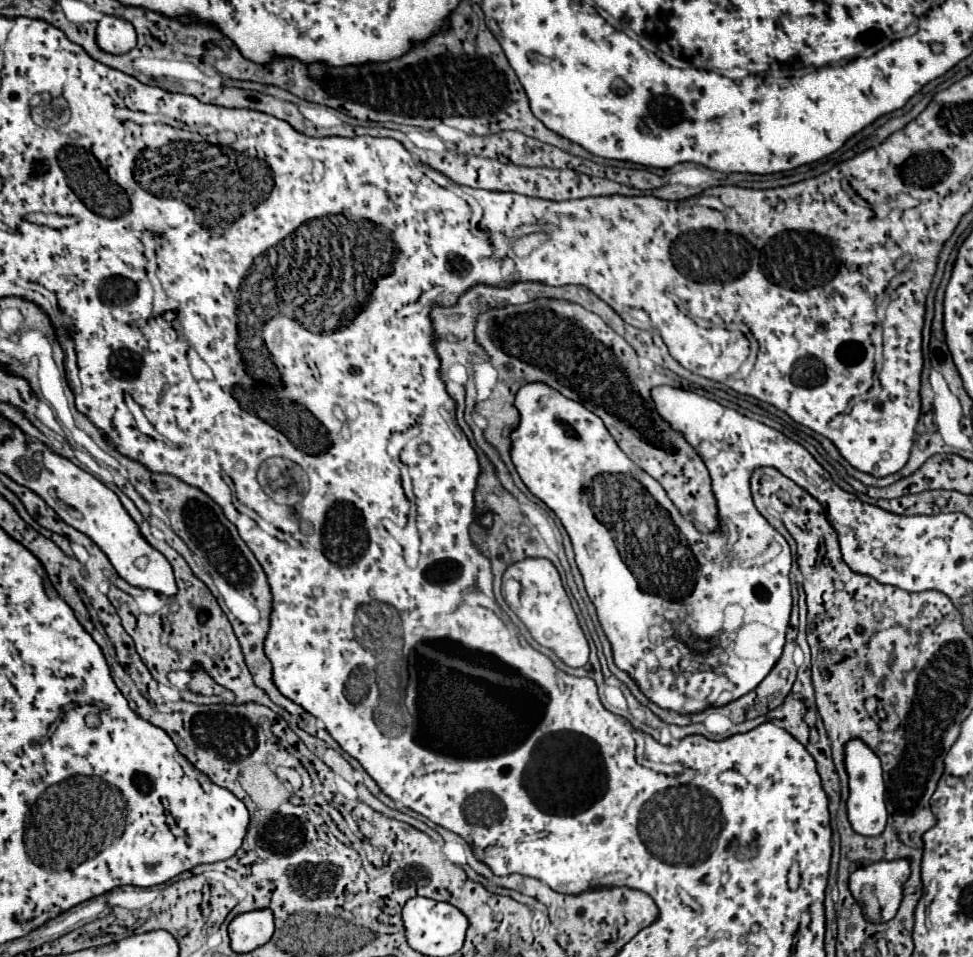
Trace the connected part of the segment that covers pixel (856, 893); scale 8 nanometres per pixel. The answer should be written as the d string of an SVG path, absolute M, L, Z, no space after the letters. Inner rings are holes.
M903 859L897 861L877 861L861 863L849 877L849 891L855 899L861 897L863 885L871 883L873 895L881 907L881 923L895 917L901 903L901 885L909 877L909 863Z

